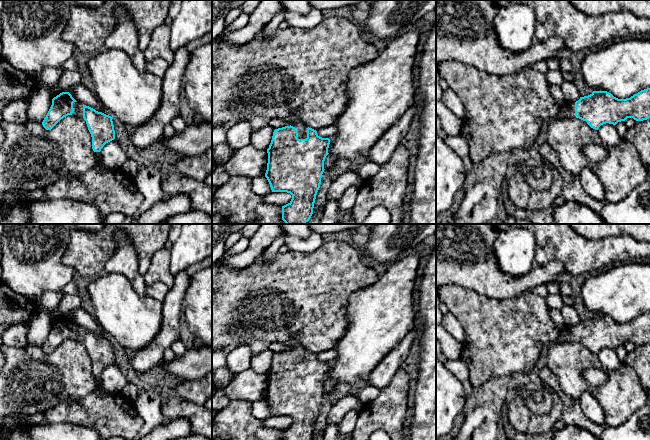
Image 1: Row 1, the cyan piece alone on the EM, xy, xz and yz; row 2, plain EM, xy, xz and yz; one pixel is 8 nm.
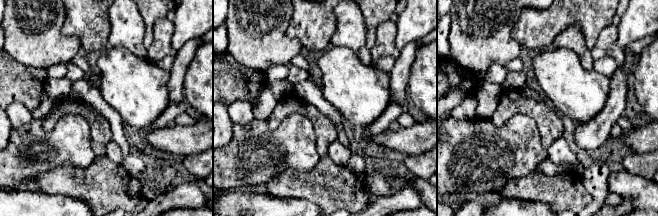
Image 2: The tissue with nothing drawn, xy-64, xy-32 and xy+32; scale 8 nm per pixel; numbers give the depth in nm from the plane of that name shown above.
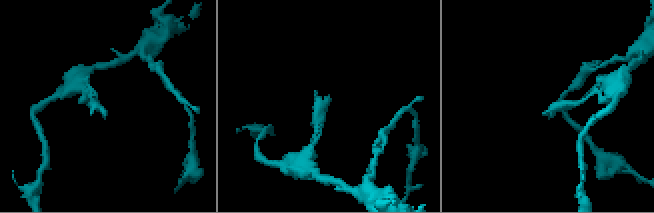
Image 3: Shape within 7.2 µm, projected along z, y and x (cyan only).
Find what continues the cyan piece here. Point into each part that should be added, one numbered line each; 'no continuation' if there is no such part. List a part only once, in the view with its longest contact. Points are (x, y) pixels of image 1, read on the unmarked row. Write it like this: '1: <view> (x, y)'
1: xz (301, 351)

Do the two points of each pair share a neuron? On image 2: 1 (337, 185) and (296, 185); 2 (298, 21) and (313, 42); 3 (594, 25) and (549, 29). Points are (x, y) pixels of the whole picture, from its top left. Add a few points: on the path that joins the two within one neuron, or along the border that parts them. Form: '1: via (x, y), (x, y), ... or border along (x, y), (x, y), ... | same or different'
1: via (327, 184), (306, 185) | same
2: via (303, 26), (313, 37) | same
3: via (583, 18), (560, 18) | same

